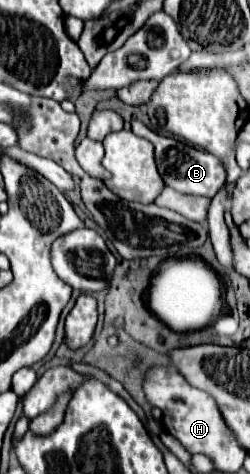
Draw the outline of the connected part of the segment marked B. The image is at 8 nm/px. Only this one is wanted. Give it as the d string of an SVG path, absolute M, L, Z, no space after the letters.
M133 121L133 133L151 141L153 147L155 147L155 163L157 163L157 169L159 169L159 175L161 179L165 181L167 187L183 193L183 195L203 195L203 197L215 197L215 193L225 185L225 177L227 177L227 171L225 171L225 165L221 163L221 159L217 159L215 155L211 155L209 151L201 151L201 149L195 149L179 139L173 139L173 137L163 137L151 129L147 129L141 121Z

